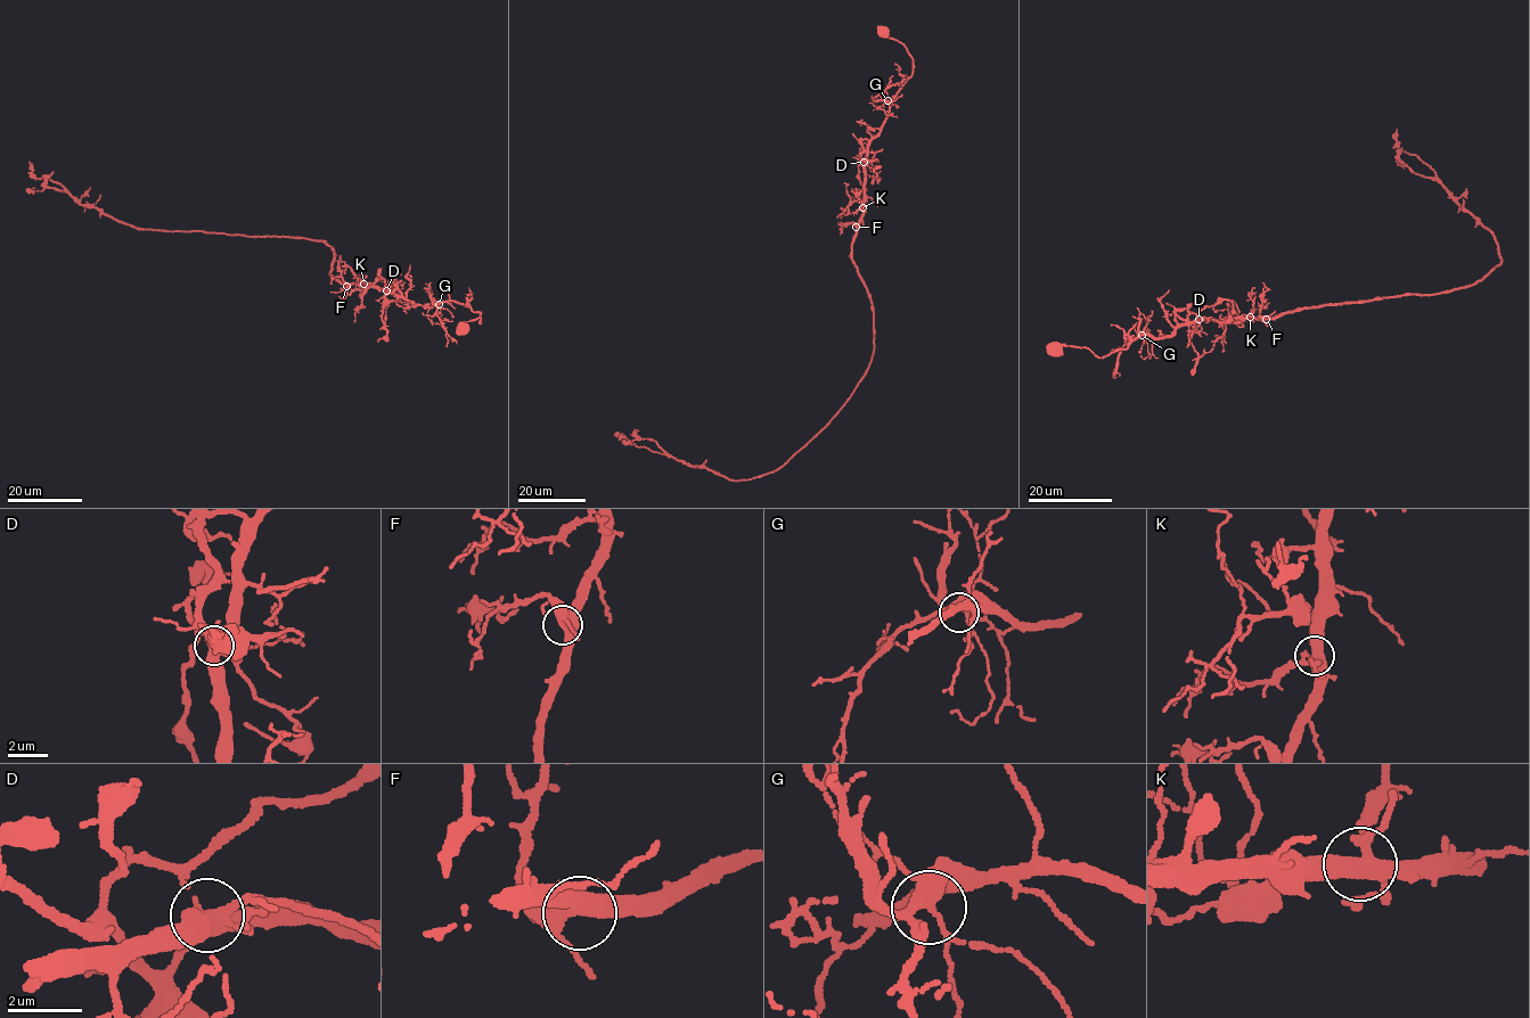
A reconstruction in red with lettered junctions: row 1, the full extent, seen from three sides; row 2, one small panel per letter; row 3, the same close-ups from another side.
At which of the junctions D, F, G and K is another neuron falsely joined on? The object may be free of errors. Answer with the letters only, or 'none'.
D

